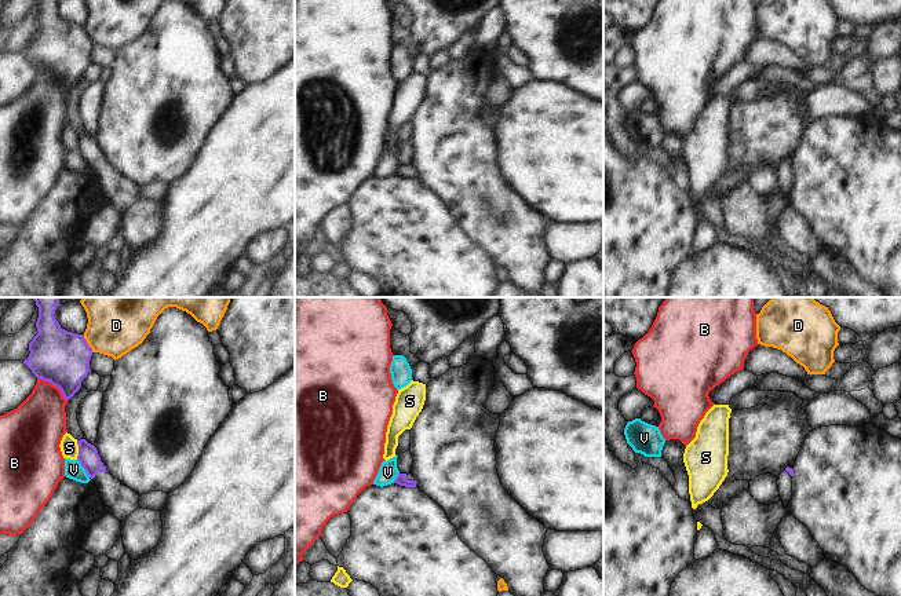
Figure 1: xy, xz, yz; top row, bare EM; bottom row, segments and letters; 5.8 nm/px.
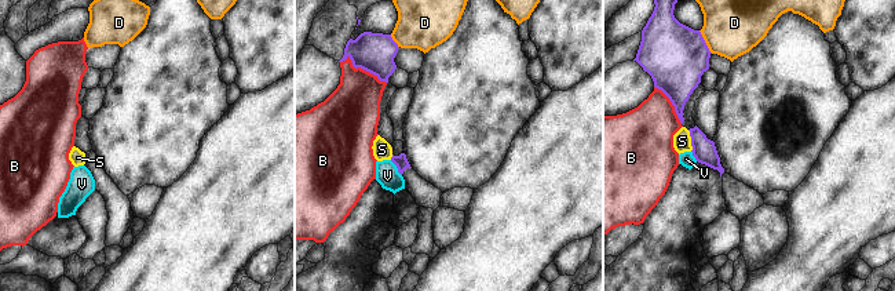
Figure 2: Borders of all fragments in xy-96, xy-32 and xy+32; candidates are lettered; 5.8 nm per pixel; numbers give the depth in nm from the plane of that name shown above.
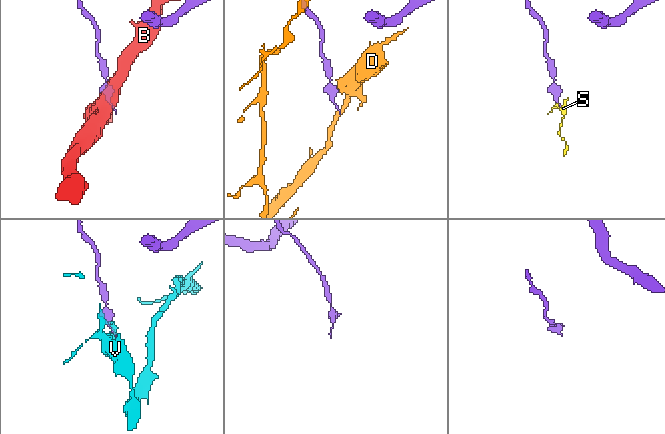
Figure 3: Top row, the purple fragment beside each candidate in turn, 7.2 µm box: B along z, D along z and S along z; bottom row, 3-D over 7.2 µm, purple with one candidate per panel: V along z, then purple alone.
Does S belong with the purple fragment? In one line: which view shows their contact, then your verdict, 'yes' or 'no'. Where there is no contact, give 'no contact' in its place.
contact in xy; no

